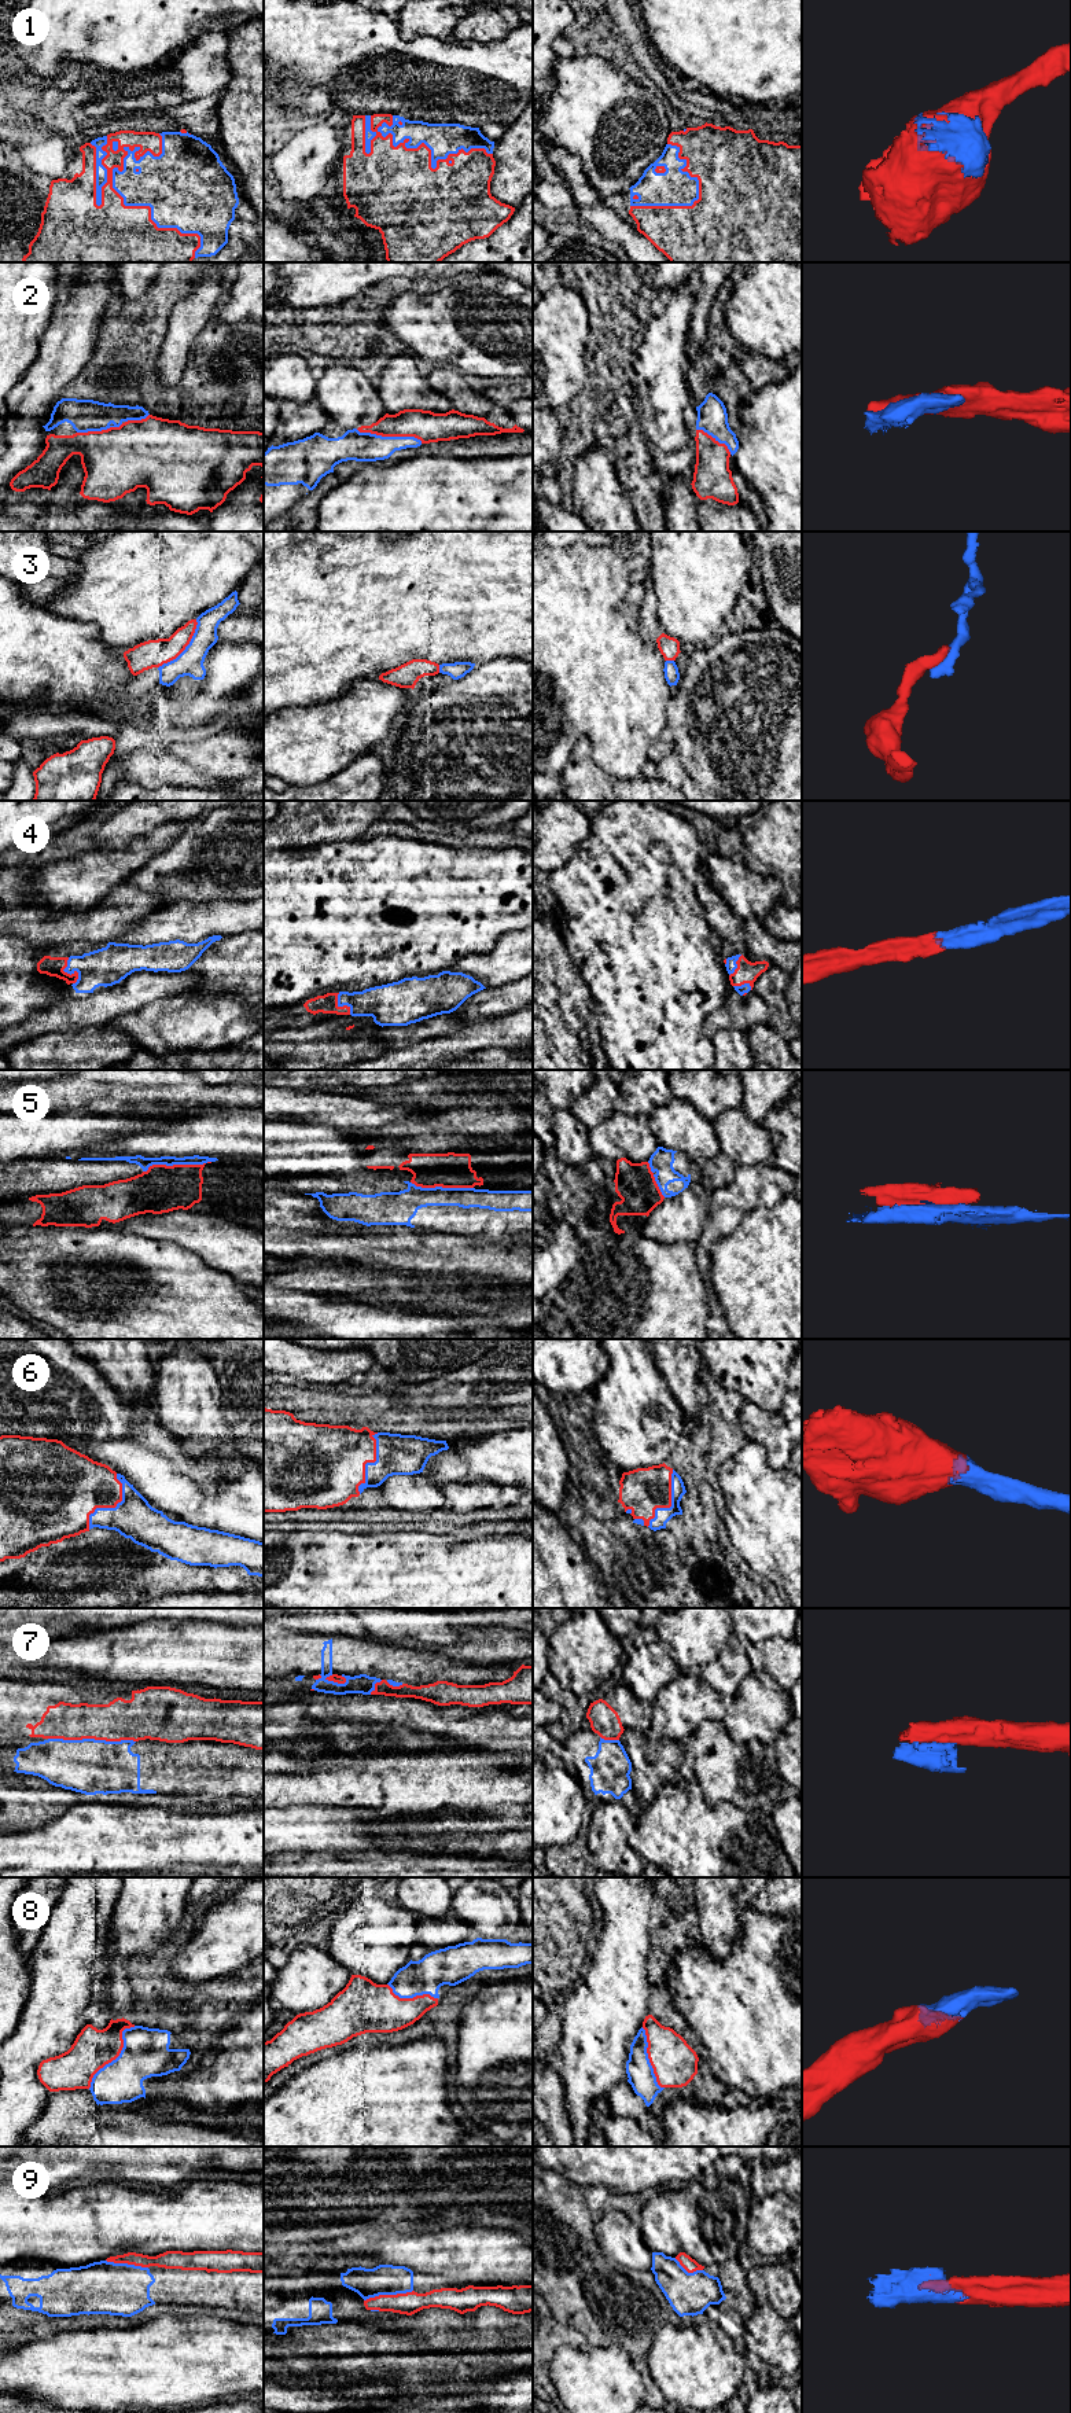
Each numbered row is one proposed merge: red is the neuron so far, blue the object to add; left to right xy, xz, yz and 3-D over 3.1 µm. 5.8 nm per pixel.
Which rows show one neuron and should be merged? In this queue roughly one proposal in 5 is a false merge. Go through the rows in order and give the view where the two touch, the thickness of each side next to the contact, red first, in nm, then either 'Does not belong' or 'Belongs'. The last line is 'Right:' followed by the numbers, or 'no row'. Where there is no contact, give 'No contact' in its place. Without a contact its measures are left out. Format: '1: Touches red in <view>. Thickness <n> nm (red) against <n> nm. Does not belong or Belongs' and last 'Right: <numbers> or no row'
1: Touches red in xz. Thickness 480 nm (red) against 190 nm. Belongs
2: Touches red in xz. Thickness 180 nm (red) against 180 nm. Belongs
3: Touches red in xy. Thickness 160 nm (red) against 160 nm. Does not belong
4: Touches red in xy. Thickness 110 nm (red) against 220 nm. Belongs
5: Touches red in xy. Thickness 280 nm (red) against 70 nm. Does not belong
6: Touches red in xy. Thickness 360 nm (red) against 240 nm. Belongs
7: Touches red in xy. Thickness 240 nm (red) against 320 nm. Does not belong
8: Touches red in xy. Thickness 240 nm (red) against 280 nm. Belongs
9: Touches red in xz. Thickness 130 nm (red) against 180 nm. Belongs
Right: 1, 2, 4, 6, 8, 9

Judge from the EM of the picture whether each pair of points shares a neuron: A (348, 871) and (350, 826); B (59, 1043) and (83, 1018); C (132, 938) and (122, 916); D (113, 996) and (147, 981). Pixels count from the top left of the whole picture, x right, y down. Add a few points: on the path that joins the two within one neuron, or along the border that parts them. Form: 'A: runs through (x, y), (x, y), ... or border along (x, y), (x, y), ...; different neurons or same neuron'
A: border along (361, 837), (353, 841), (330, 841), (317, 845); different neurons
B: border along (105, 1023), (70, 1029); different neurons
C: border along (155, 911), (113, 941); different neurons
D: runs through (121, 996), (129, 996), (139, 989); same neuron

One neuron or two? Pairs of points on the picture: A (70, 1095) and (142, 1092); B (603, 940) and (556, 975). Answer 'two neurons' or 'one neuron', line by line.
A: one neuron
B: two neurons

